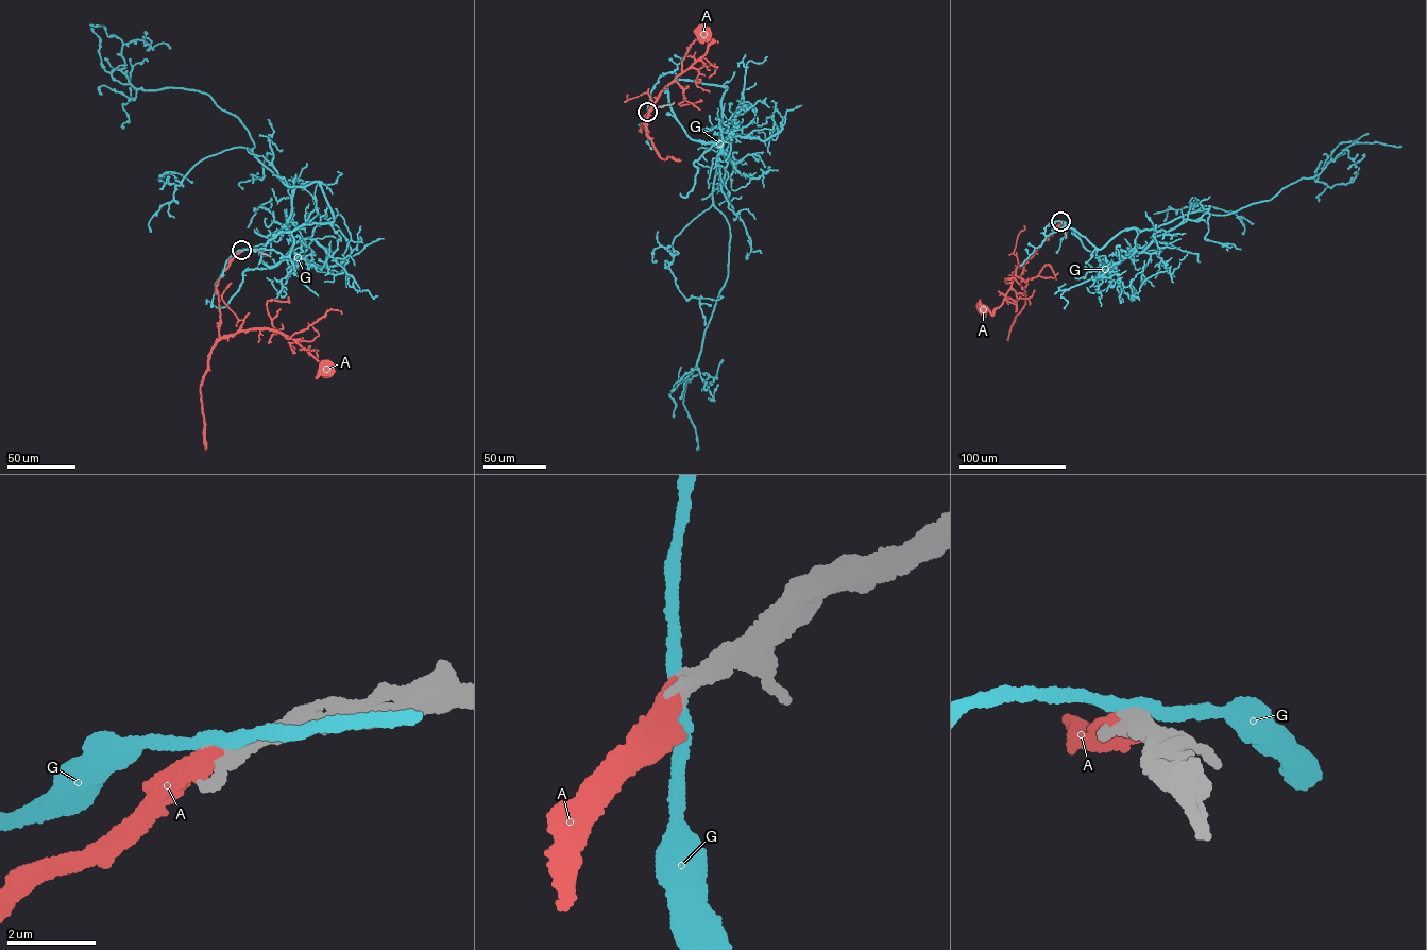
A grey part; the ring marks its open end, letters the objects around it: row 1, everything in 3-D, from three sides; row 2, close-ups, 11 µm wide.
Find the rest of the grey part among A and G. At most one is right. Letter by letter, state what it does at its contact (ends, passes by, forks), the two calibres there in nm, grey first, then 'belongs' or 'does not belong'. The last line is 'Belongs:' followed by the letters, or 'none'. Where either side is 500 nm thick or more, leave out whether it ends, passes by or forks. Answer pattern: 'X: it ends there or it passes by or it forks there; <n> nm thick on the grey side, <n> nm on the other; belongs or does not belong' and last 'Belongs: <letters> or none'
A: 480 nm thick on the grey side, 500 nm on the other; belongs
G: 550 nm thick on the grey side, 320 nm on the other; does not belong
Belongs: A

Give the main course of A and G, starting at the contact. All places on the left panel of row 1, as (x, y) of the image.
A: (241, 251), (230, 261), (217, 285), (219, 336), (252, 328), (281, 332), (328, 367), (320, 369), (324, 370)
G: (242, 250), (289, 255), (293, 230), (334, 221), (319, 184), (287, 186), (204, 92), (135, 87), (89, 24)

